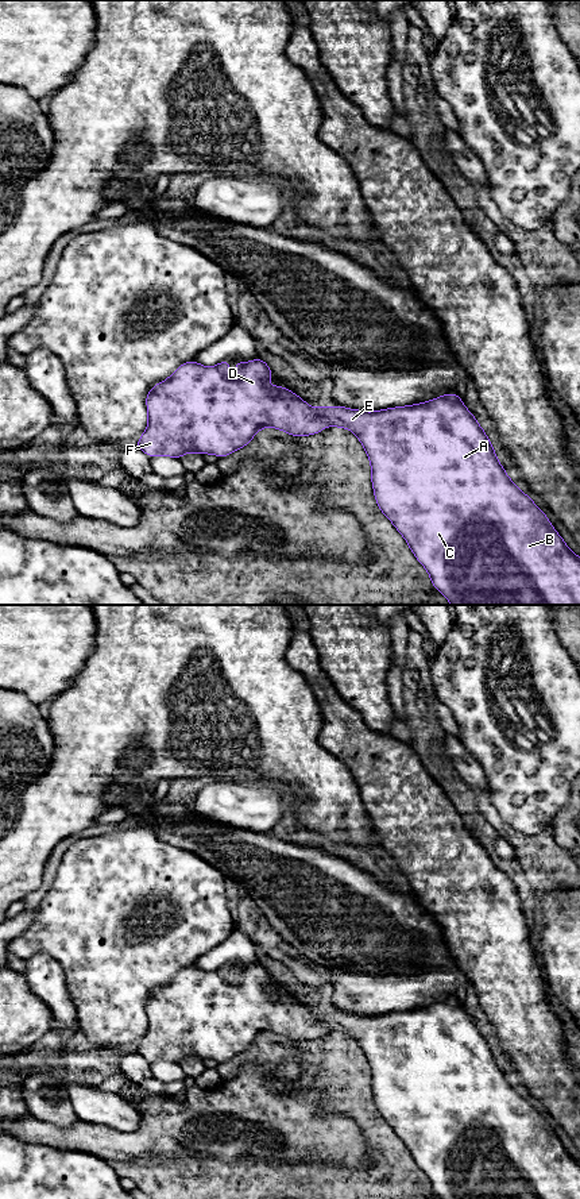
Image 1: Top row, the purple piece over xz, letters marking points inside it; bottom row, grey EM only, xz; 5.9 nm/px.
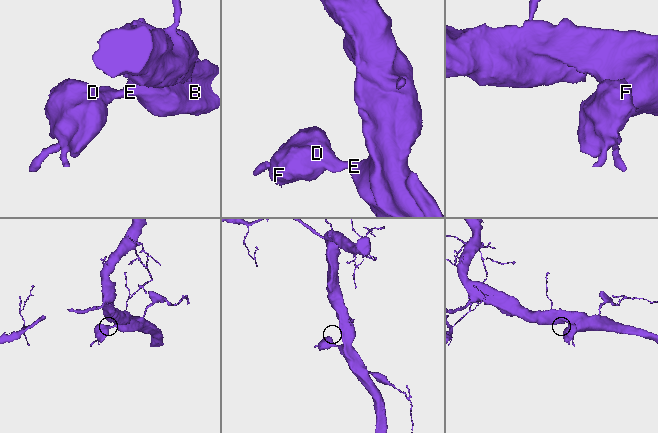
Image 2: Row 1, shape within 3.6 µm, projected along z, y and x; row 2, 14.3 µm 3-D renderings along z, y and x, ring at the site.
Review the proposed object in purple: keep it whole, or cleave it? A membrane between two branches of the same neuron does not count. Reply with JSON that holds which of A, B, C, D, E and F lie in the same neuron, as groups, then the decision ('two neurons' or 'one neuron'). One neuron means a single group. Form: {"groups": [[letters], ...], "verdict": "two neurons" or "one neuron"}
{"groups": [["A", "B", "C", "D", "E", "F"]], "verdict": "one neuron"}

